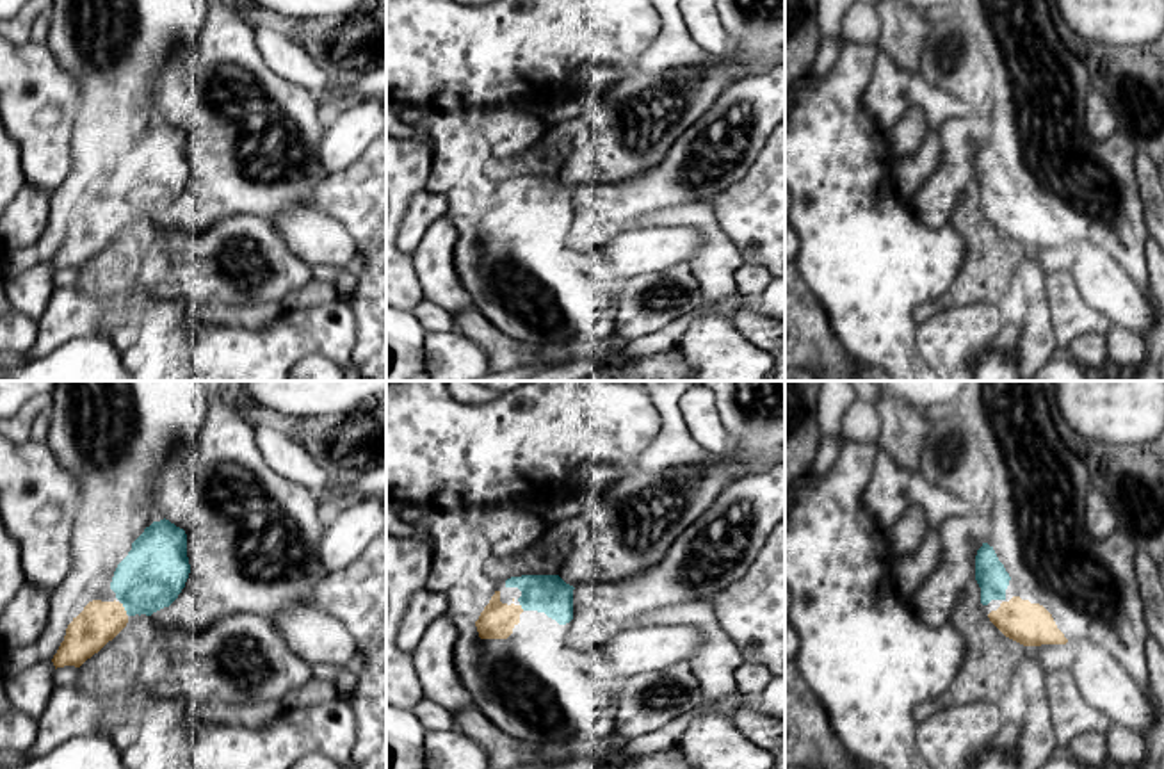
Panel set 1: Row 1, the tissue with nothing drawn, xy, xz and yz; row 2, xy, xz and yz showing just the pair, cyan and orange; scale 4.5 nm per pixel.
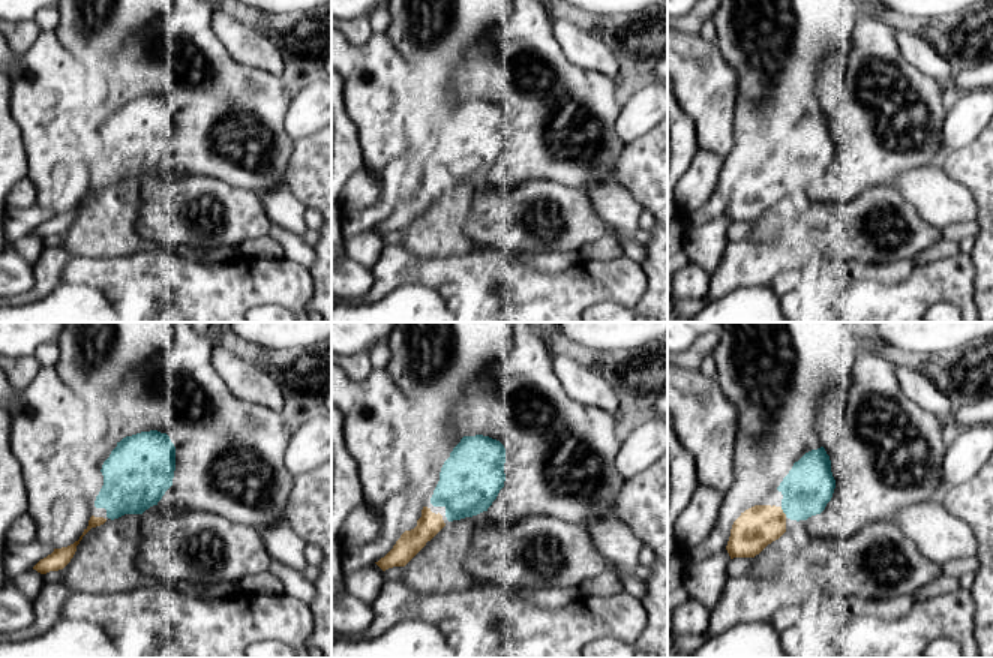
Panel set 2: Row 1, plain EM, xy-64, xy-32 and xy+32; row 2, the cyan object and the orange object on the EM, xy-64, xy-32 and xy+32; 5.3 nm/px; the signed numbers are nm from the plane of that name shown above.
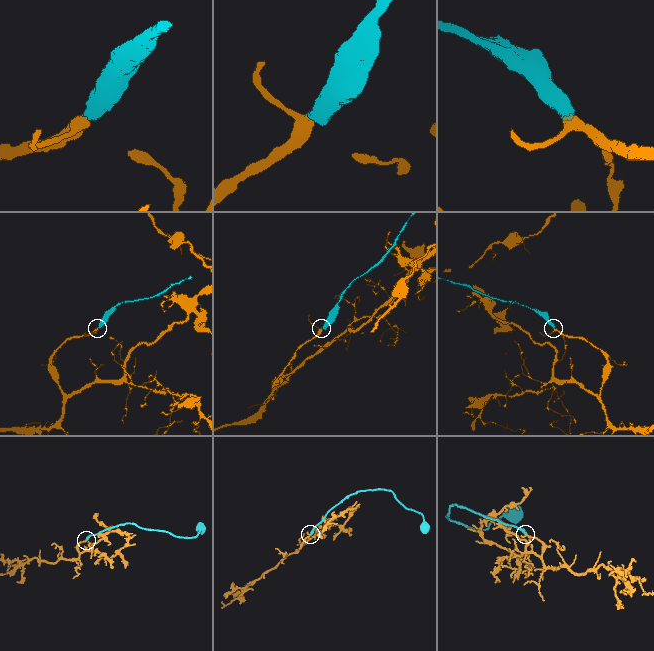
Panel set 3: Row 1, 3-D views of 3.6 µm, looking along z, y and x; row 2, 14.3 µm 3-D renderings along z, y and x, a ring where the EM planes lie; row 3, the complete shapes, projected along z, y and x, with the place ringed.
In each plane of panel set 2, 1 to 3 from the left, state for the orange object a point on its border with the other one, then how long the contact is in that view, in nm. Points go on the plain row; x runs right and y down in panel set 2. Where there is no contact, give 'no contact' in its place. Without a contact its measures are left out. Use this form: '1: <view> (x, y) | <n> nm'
1: no contact
2: no contact
3: xy+32 (783, 176) | 70 nm

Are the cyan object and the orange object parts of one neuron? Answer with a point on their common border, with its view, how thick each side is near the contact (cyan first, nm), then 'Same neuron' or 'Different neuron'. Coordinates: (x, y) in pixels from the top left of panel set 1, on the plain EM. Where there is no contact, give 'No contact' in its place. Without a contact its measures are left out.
Touches cyan at xy (123, 207). Thickness 300 nm (cyan) against 190 nm. Same neuron

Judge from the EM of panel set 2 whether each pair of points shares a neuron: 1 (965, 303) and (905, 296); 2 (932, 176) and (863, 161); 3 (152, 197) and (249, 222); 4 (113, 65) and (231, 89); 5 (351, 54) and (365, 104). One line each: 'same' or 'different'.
1: same
2: different
3: same
4: same
5: same

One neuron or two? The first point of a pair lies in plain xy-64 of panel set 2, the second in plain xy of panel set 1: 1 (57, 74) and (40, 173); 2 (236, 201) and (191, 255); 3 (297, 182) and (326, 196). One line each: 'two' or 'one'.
1: one
2: one
3: one

